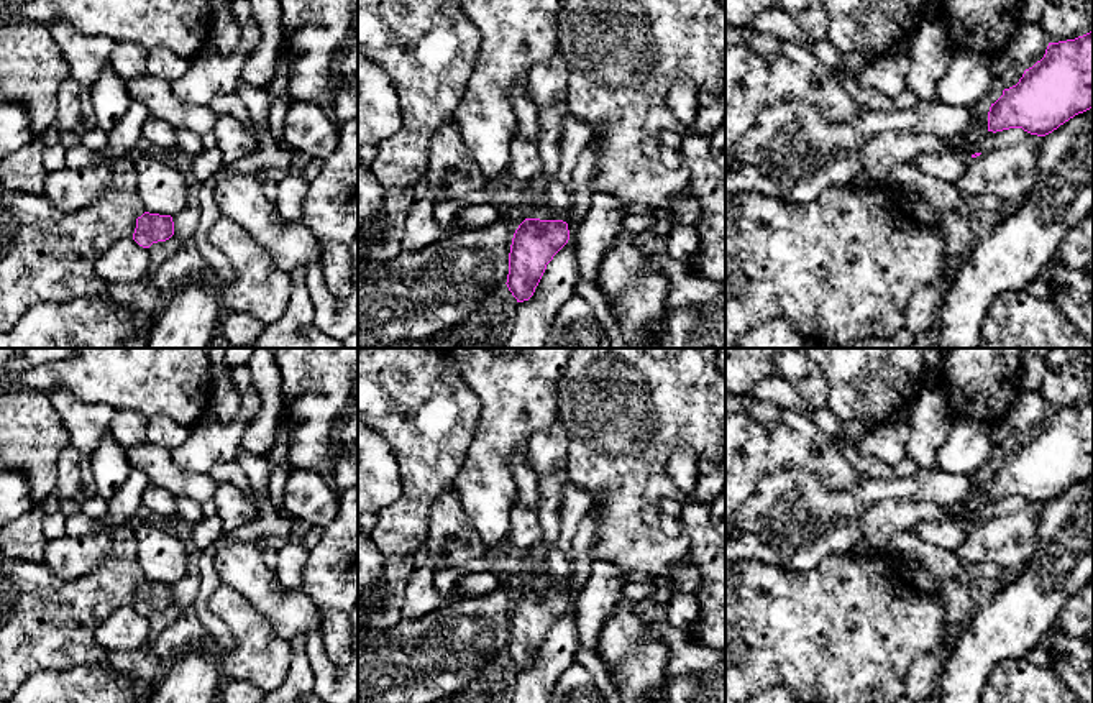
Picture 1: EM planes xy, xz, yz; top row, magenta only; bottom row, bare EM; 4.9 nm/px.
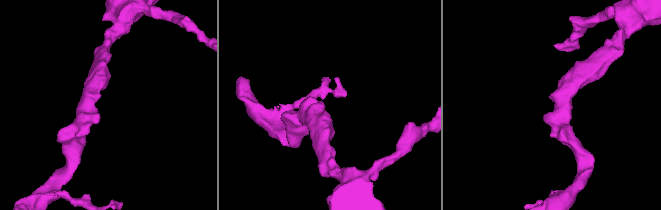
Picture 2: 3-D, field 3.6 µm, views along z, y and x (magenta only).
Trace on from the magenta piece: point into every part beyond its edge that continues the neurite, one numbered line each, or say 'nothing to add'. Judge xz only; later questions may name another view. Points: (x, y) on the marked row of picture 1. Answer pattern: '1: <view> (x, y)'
1: xz (585, 171)

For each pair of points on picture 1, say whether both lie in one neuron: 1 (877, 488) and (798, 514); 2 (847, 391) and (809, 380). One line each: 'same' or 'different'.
1: same
2: different

